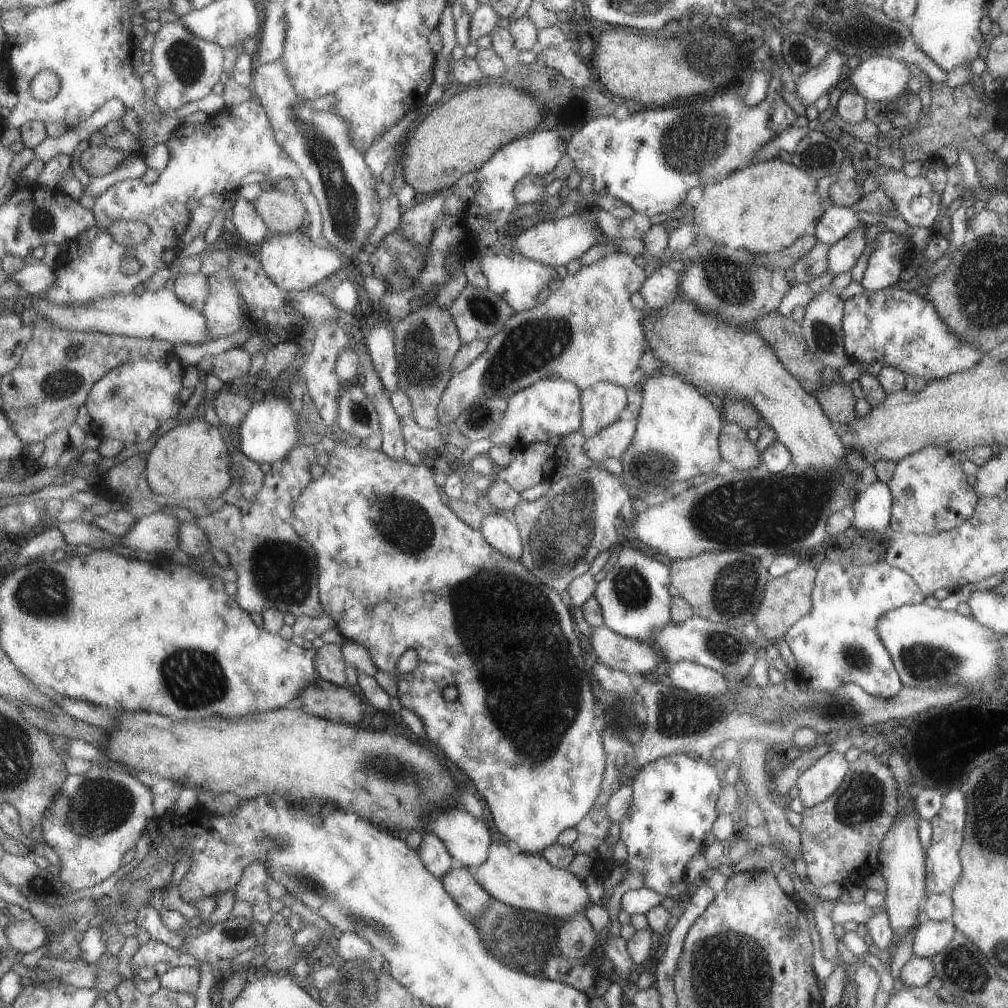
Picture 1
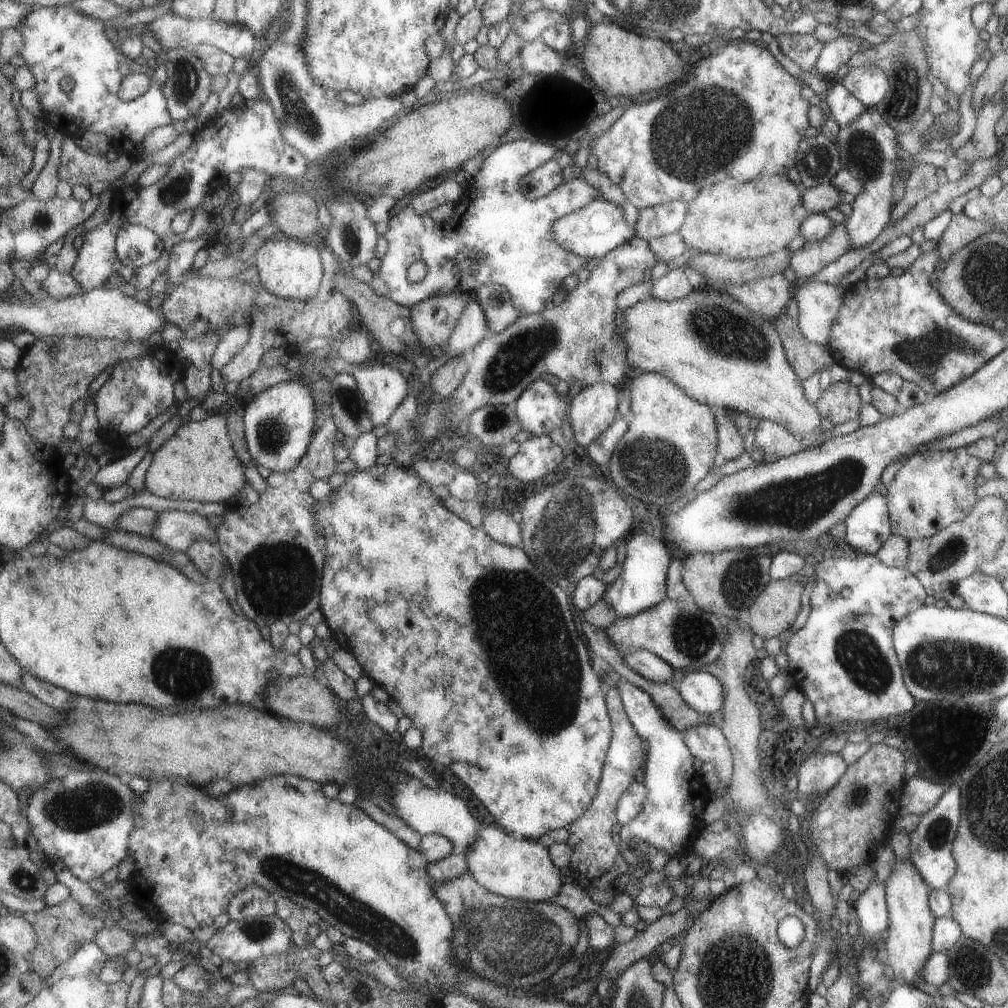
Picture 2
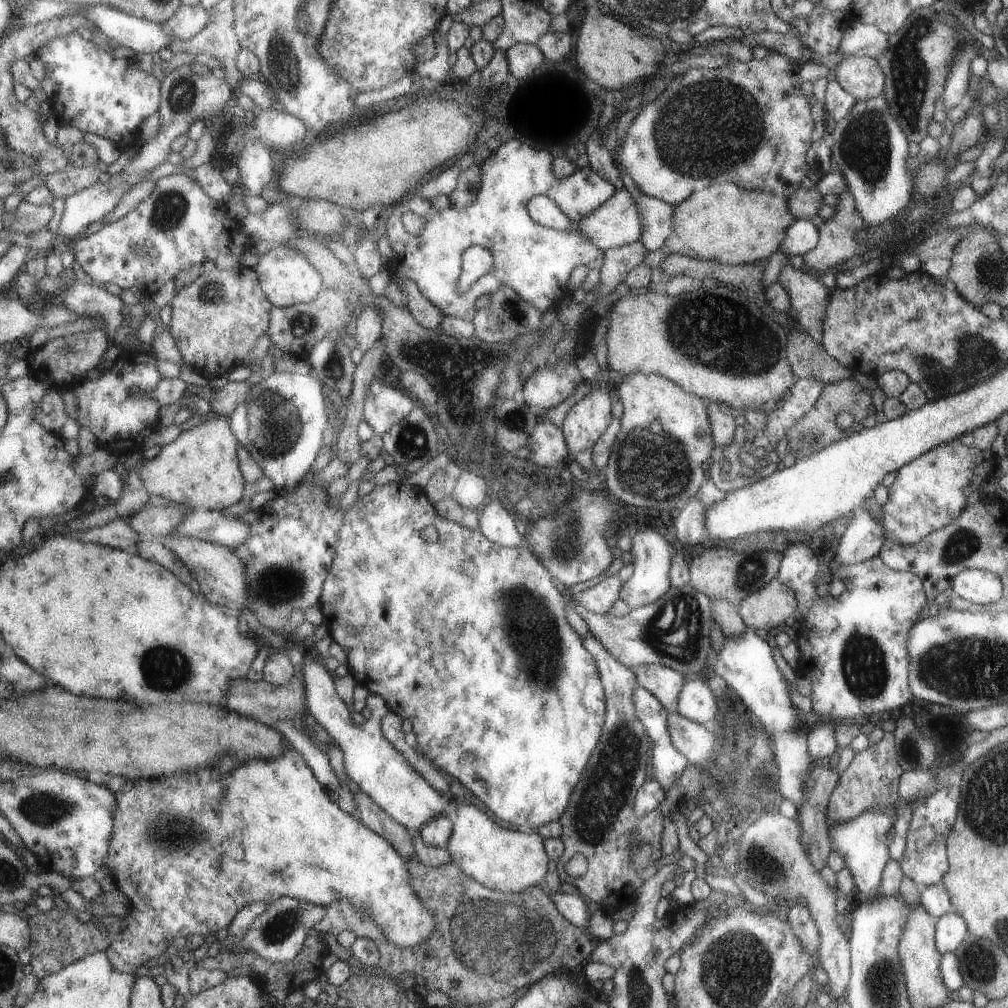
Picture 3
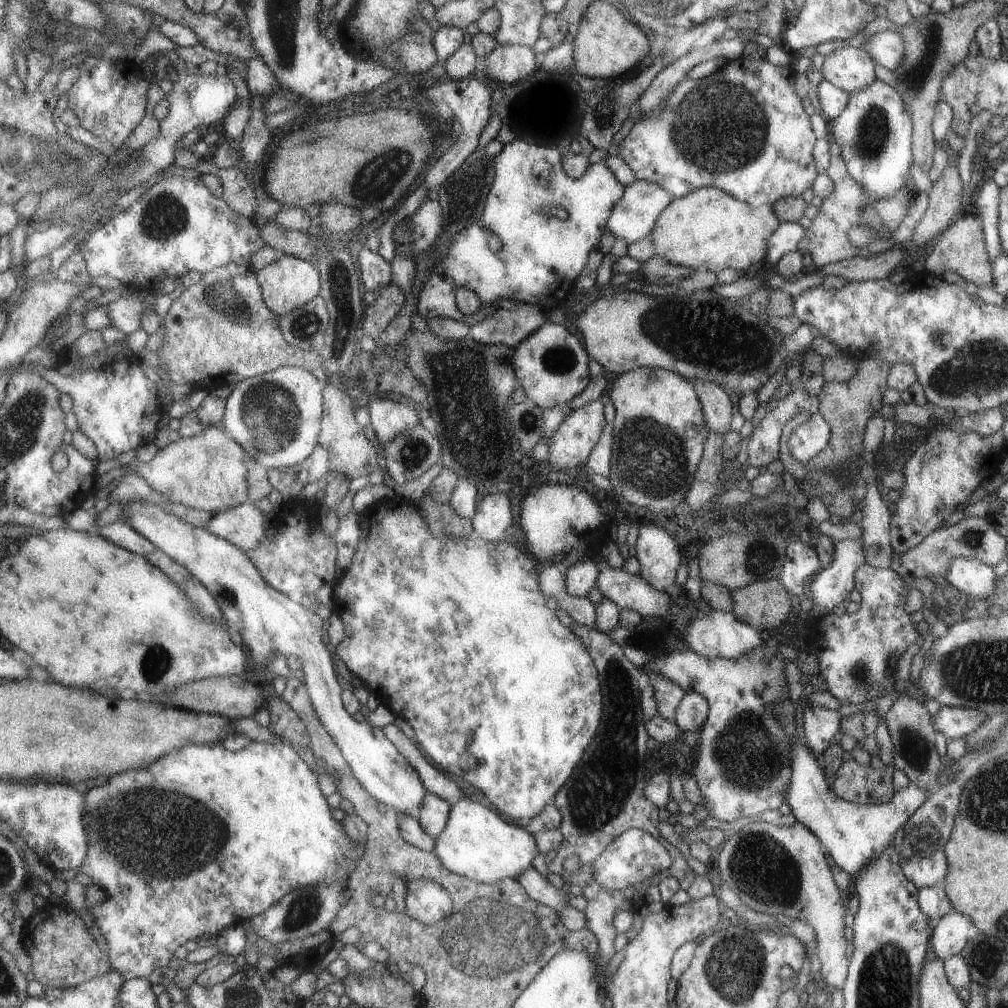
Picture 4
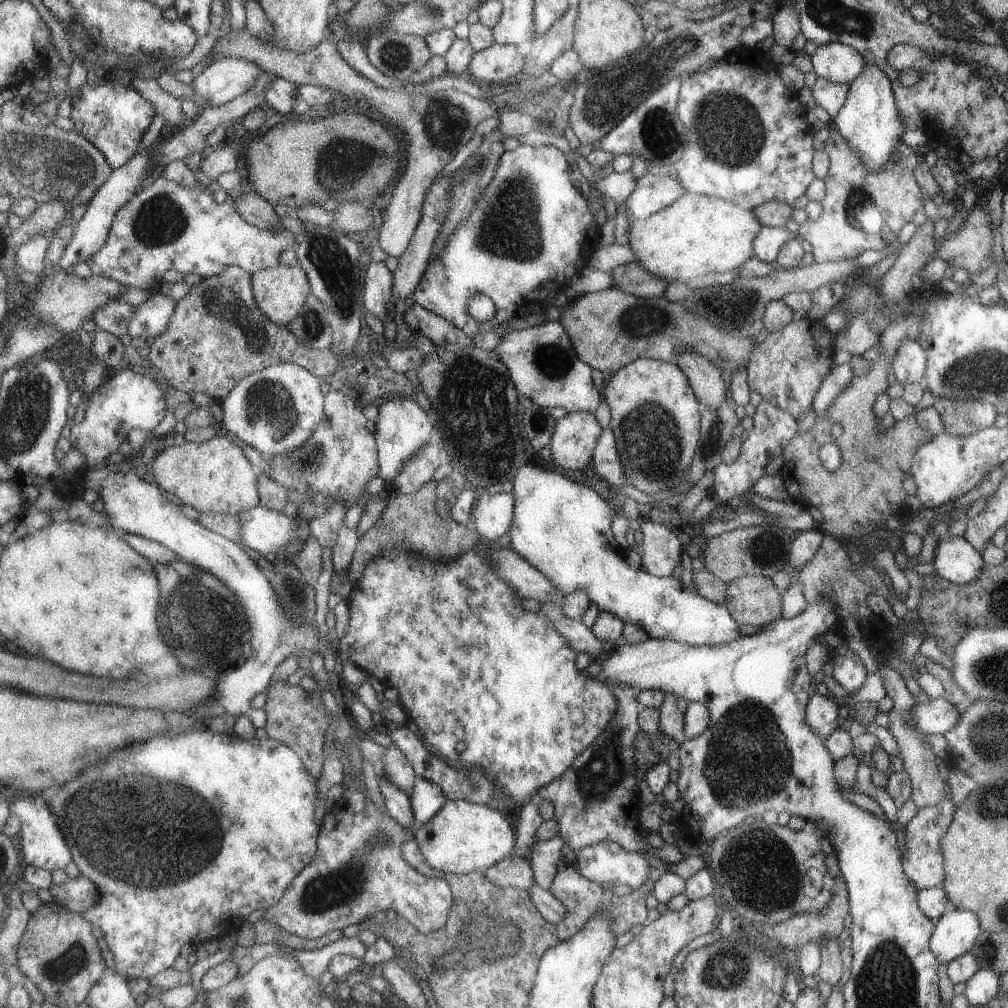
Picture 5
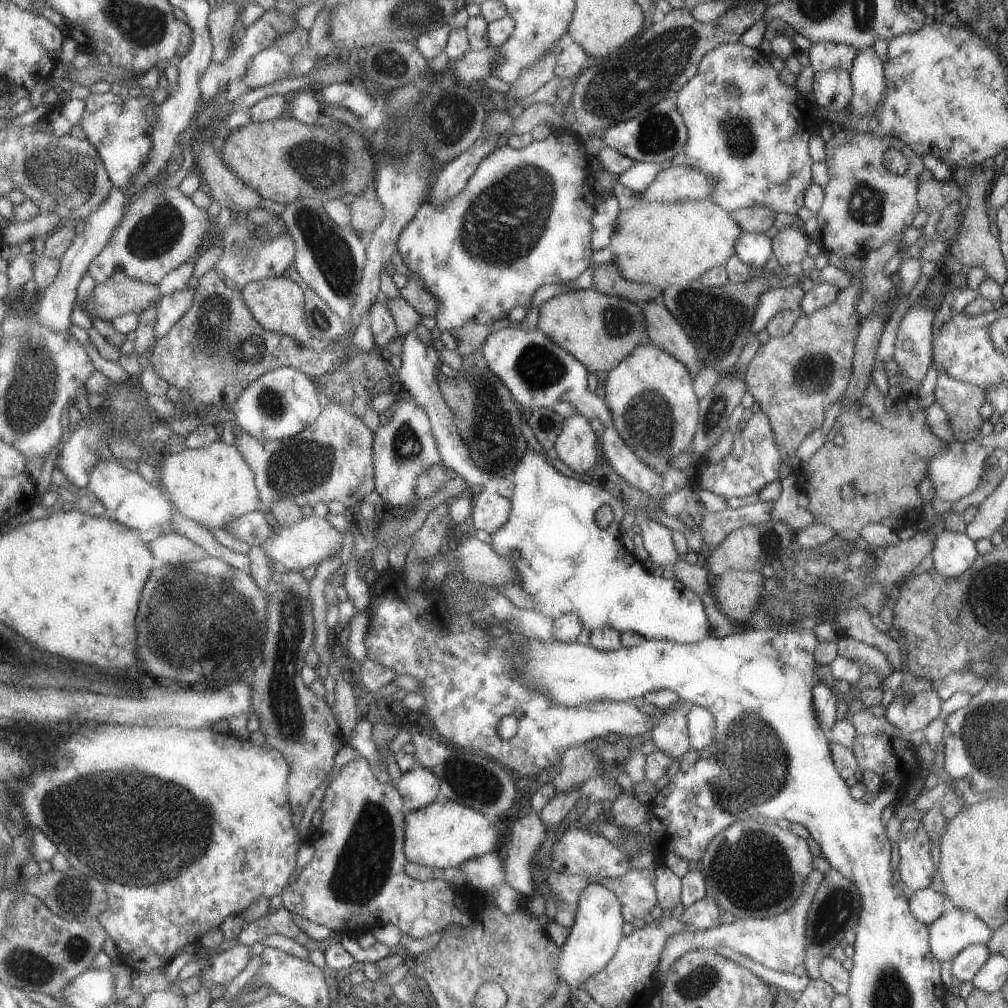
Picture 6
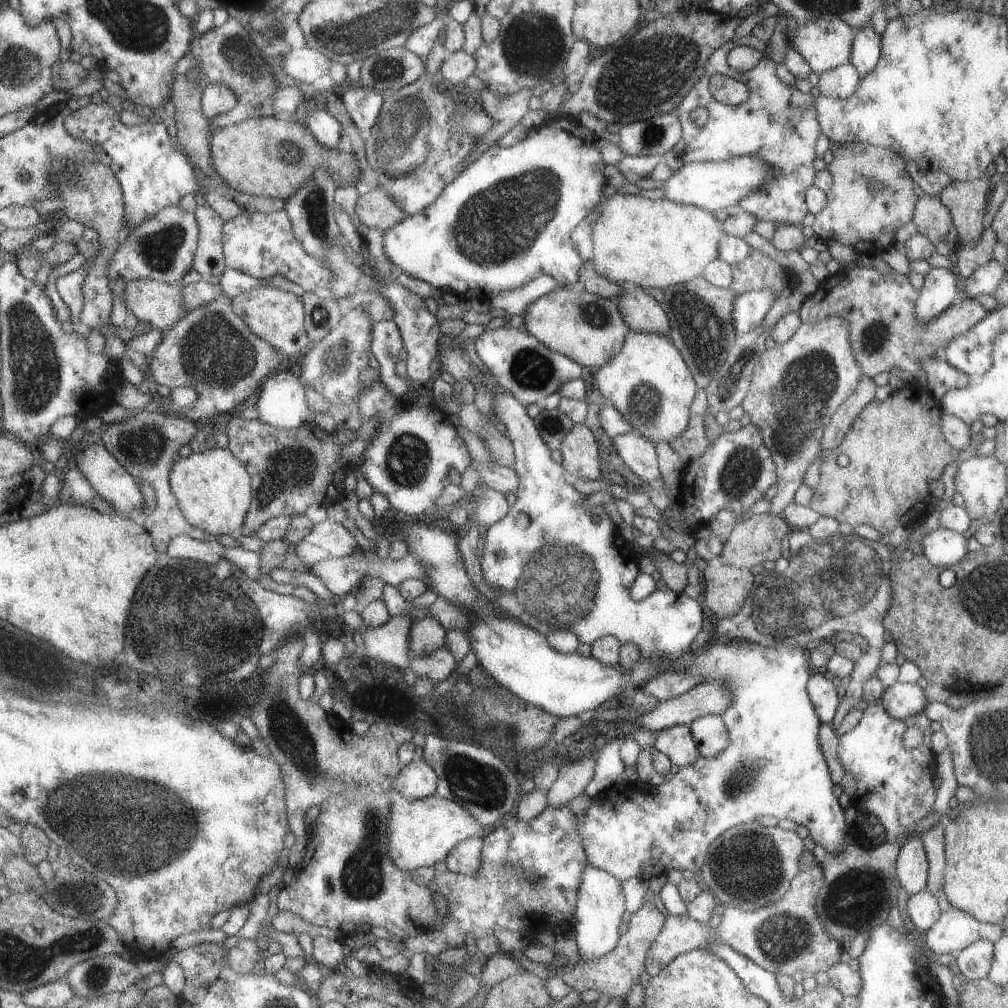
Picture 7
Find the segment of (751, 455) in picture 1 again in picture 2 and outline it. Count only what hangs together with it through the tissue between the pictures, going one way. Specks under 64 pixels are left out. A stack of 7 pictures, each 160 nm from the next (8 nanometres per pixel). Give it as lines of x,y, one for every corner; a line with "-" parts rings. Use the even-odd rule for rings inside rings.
705,285
700,289
693,289
686,297
680,299
664,301
655,297
648,297
648,299
643,299
635,303
634,306
622,311
620,314
620,322
624,326
622,332
624,332
624,341
628,346
626,353
629,366
637,367
645,373
664,374
667,378
676,382
691,398
708,404
715,409
718,426
718,453
721,454
725,460
731,460
743,452
743,438
737,432
736,423
731,416
731,412
733,411
749,414
749,416
753,417
757,422
761,419
771,419
773,422
783,425
783,428
786,428
787,432
795,435
804,444
804,448
820,445
823,440
826,440
829,436
829,434
819,430
819,421
821,418
817,414
813,404
805,400
800,380
797,378
792,367
789,366
788,359
784,354
784,349
781,344
781,338
777,330
774,329
771,320
765,320
761,315
754,313
753,310
746,307
743,303
737,302
729,293

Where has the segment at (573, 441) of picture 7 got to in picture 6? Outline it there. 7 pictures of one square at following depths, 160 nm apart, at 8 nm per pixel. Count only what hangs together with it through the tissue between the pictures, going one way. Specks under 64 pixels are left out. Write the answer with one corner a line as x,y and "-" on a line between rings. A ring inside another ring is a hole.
579,413
568,417
557,438
555,449
558,459
582,477
594,470
600,458
597,457
600,438
595,436
591,421

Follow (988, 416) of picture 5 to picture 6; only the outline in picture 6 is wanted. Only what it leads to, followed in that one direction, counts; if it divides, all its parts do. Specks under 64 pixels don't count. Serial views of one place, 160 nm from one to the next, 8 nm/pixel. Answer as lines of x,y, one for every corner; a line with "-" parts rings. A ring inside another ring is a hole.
938,374
933,393
934,402
947,416
947,424
955,441
971,440
979,434
979,427
987,418
979,412
985,403
983,391
977,386

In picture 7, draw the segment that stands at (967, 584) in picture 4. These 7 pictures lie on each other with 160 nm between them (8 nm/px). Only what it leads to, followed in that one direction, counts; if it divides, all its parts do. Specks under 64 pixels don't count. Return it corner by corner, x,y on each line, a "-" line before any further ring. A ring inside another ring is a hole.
934,527
919,542
920,554
939,570
948,569
967,554
967,539
962,533

